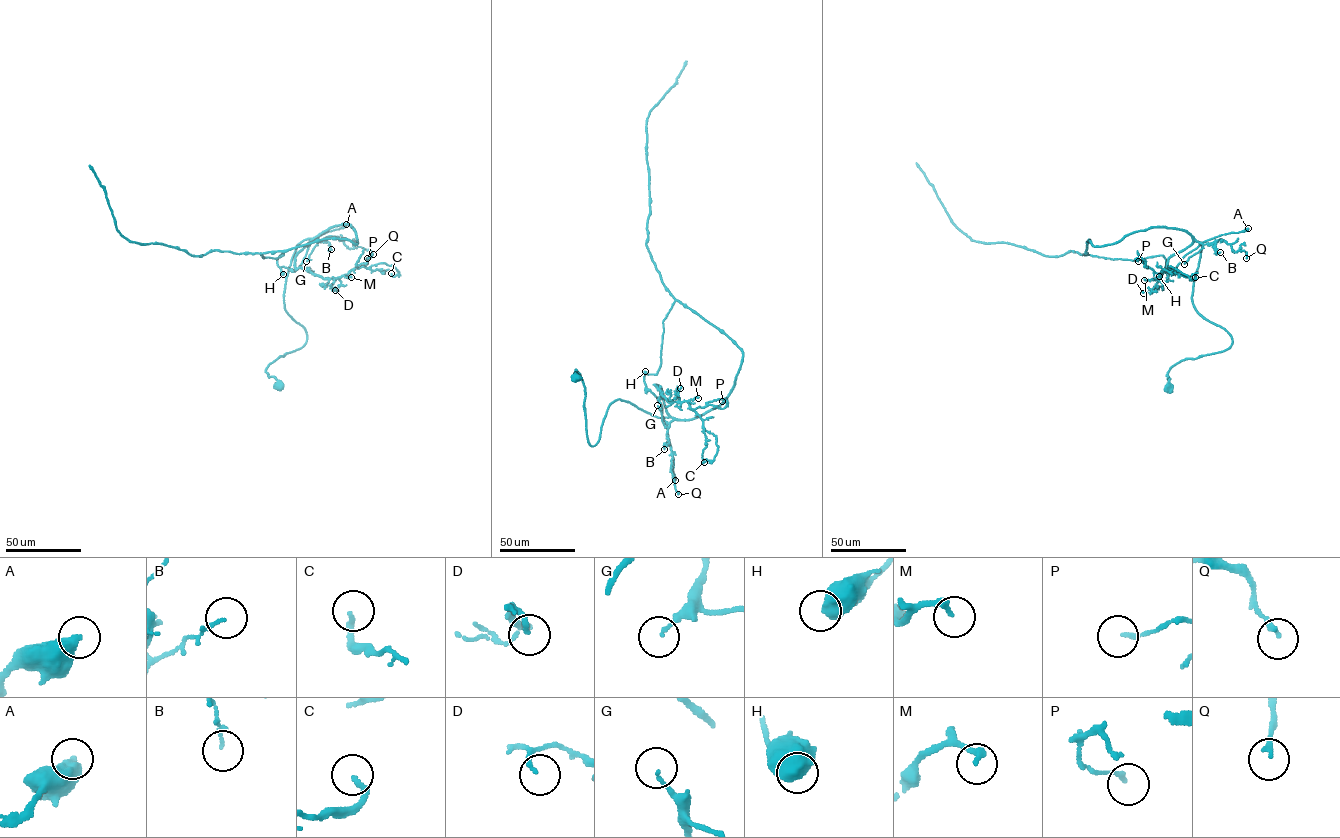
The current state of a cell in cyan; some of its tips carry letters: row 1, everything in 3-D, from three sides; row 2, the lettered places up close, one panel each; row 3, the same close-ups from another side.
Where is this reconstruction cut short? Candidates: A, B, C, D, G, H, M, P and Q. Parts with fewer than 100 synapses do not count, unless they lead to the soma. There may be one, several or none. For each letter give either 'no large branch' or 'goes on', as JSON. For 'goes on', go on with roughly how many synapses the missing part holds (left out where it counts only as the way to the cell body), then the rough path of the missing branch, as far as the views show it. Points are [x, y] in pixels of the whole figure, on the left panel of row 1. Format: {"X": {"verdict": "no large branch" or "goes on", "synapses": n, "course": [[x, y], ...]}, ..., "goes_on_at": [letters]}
{"A": {"verdict": "no large branch"}, "B": {"verdict": "no large branch"}, "C": {"verdict": "no large branch"}, "D": {"verdict": "no large branch"}, "G": {"verdict": "no large branch"}, "H": {"verdict": "no large branch"}, "M": {"verdict": "no large branch"}, "P": {"verdict": "no large branch"}, "Q": {"verdict": "no large branch"}, "goes_on_at": []}

